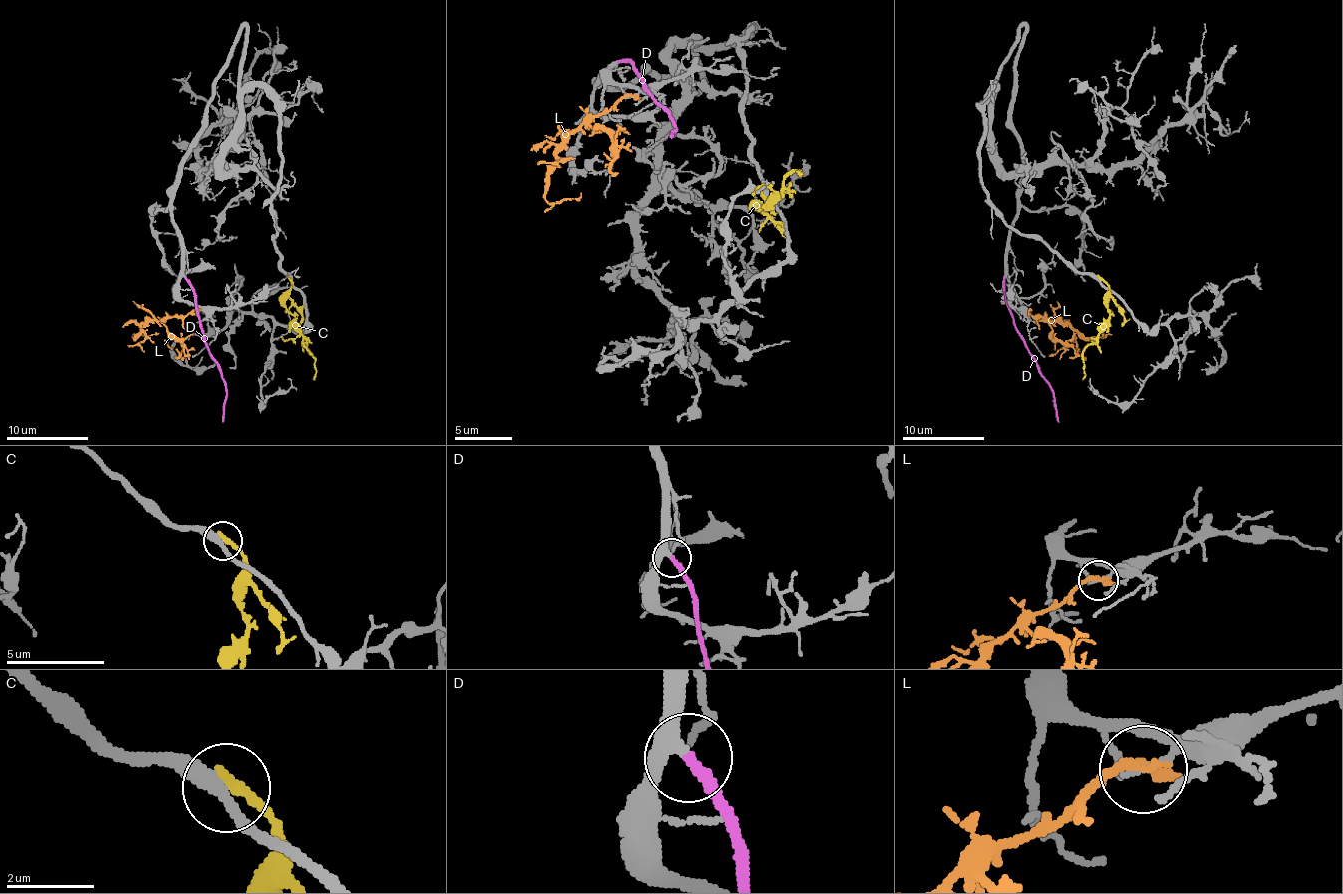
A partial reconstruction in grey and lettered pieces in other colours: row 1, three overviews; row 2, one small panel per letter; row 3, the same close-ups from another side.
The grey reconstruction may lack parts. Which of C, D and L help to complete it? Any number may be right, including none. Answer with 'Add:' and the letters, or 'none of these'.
Add: D

